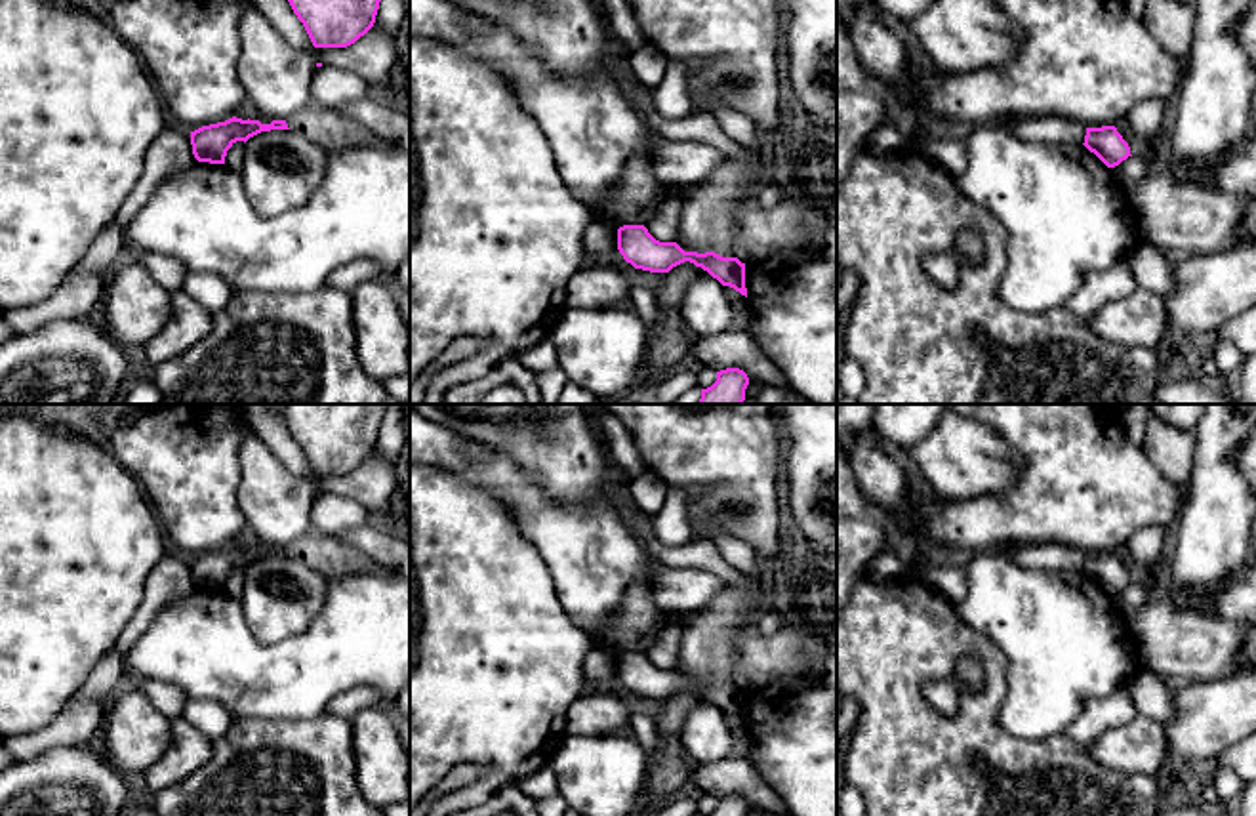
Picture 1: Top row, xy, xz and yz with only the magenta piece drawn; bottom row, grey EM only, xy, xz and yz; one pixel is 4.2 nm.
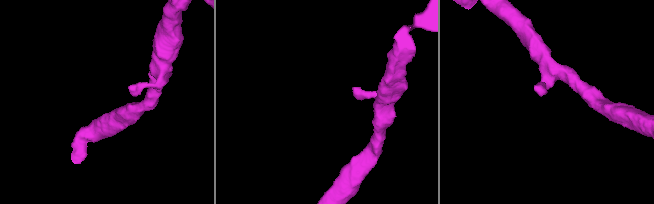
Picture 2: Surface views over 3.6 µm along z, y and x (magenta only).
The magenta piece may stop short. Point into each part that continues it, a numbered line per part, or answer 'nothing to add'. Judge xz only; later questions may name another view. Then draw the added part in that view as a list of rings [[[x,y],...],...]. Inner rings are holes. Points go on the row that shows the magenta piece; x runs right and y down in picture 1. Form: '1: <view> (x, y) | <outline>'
nothing to add

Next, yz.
nothing to add

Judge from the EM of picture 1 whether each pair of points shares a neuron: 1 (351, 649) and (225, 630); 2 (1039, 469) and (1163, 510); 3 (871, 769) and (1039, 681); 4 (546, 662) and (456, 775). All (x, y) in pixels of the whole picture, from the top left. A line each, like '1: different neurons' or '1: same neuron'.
1: same neuron
2: same neuron
3: different neurons
4: different neurons

